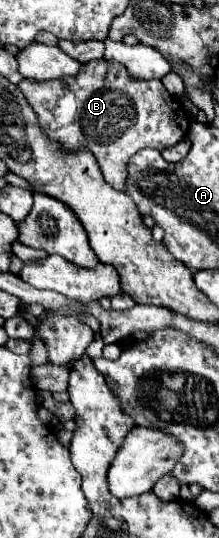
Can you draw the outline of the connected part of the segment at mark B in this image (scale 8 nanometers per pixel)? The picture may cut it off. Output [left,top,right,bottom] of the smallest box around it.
[20,61,190,189]

